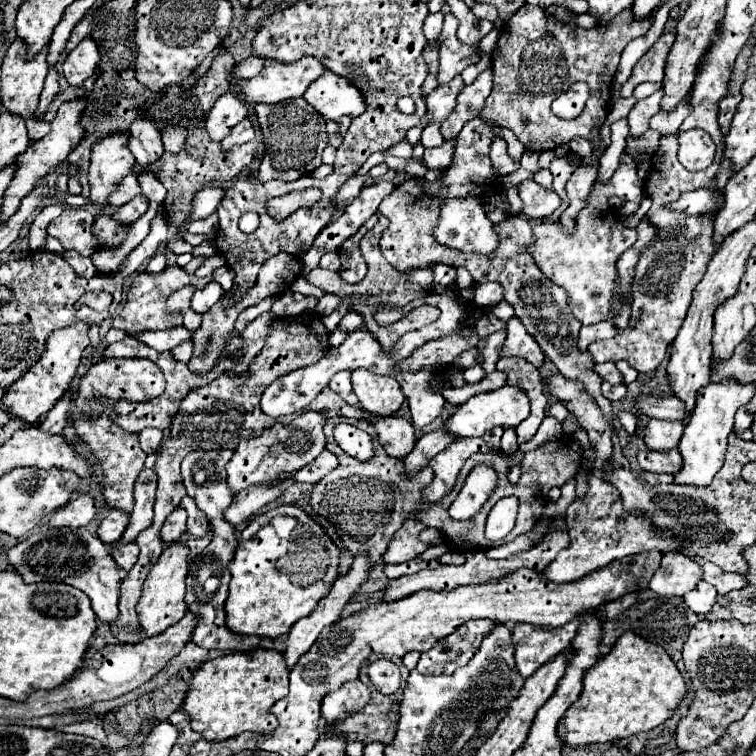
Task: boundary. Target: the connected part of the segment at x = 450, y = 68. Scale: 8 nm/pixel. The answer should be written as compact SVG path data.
M451 13L445 15L445 23L443 23L443 31L437 39L439 45L439 75L437 81L439 85L447 83L449 79L453 79L457 73L461 73L467 65L473 65L479 61L481 51L477 47L469 47L465 43L459 43L457 39L457 25L459 19L455 19Z

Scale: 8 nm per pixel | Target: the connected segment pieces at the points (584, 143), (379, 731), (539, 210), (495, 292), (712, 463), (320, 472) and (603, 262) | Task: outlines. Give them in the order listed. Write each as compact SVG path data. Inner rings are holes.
M577 137L577 139L569 141L569 149L579 153L581 157L587 157L591 153L591 143L587 139L583 139L583 137Z
M380 655L369 656L368 661L363 664L361 669L361 681L371 689L371 701L367 703L367 707L351 717L347 717L343 723L337 725L335 731L347 735L349 741L365 741L365 743L371 743L371 741L383 741L385 745L389 745L395 737L395 731L397 731L397 723L389 723L387 721L387 713L389 713L389 707L393 701L402 702L403 689L407 685L407 678L409 676L409 670L403 666L402 659L398 657L388 657L393 663L398 665L402 678L401 687L399 691L391 693L391 695L383 695L375 689L373 683L369 681L369 675L367 674L368 666L379 659Z
M533 179L519 183L519 189L523 199L523 215L527 219L549 217L561 205L561 197L553 189L543 189L543 185L535 183Z
M479 283L475 285L475 303L481 307L489 307L493 303L499 303L503 299L503 287L499 287L497 283Z
M733 377L709 383L699 391L699 399L695 403L695 409L691 413L691 419L683 431L679 451L683 455L683 467L675 475L675 483L683 485L709 485L715 473L723 465L723 455L727 449L727 437L733 431L733 417L739 407L747 405L751 397L755 395L753 383L741 383Z
M323 449L319 457L315 457L307 467L303 467L303 471L295 473L295 481L299 483L317 483L319 479L323 479L327 473L331 473L337 467L337 455Z
M623 153L613 179L609 183L603 183L597 179L595 185L591 187L587 205L579 211L575 229L571 233L563 231L561 221L555 221L555 223L541 221L541 223L535 223L533 227L535 243L531 245L531 255L537 267L545 273L545 277L549 277L553 283L557 283L567 291L569 307L583 325L597 323L611 315L609 301L615 289L615 261L637 239L637 233L633 229L627 229L621 219L613 219L619 215L611 215L613 209L609 207L607 199L617 195L623 201L639 203L643 199L642 184L631 155Z

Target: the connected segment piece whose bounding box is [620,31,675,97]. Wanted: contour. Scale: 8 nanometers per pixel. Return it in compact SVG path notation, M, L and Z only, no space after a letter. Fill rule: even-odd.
M667 31L663 33L657 43L639 59L639 63L633 69L633 75L627 79L627 83L623 83L620 89L620 97L631 97L633 89L637 83L645 83L645 81L663 81L663 71L665 71L665 59L667 53L671 49L675 41L675 33Z

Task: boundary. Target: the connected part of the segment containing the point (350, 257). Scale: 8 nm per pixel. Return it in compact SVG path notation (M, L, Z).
M373 215L363 227L359 227L359 231L355 235L351 235L351 239L345 239L343 247L339 249L339 257L341 257L341 269L339 269L339 275L343 281L347 283L359 283L365 273L367 273L367 265L361 257L361 251L359 251L359 241L361 237L377 223L377 215Z

